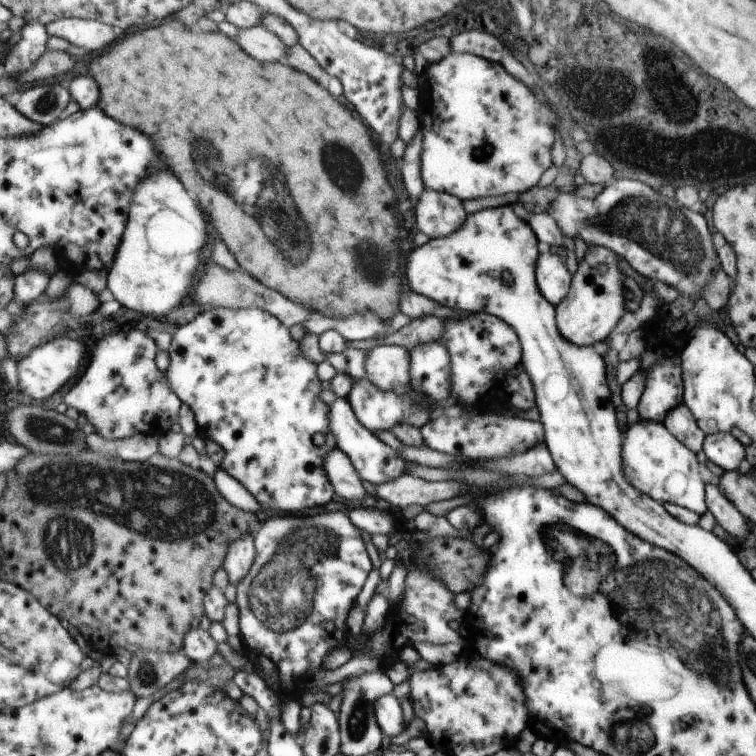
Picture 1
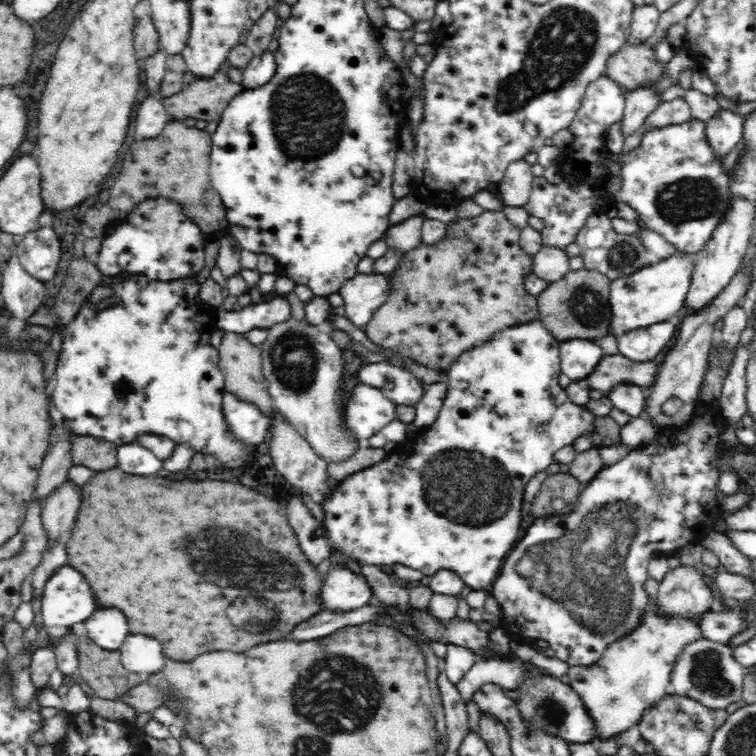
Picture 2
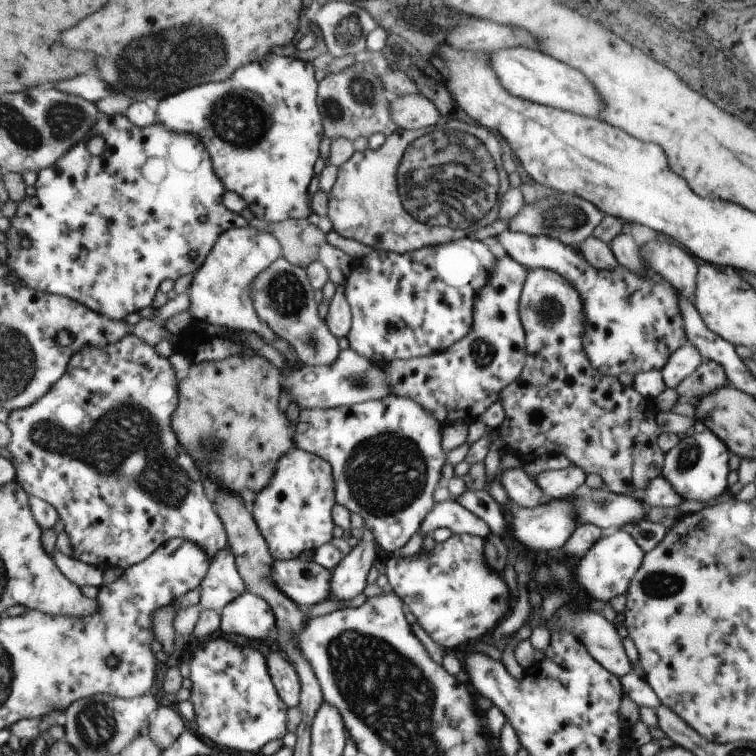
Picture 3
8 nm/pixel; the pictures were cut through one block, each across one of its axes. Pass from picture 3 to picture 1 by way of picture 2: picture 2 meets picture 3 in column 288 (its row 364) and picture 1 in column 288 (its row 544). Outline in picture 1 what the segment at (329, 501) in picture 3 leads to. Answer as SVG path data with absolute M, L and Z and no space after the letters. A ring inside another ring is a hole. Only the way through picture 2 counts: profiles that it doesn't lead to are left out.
M213 309L199 313L191 322L182 326L173 336L168 354L171 357L170 364L165 370L173 390L181 400L191 408L197 426L200 439L211 439L224 451L224 457L219 467L223 467L231 476L234 476L255 498L263 508L275 508L288 514L306 514L307 508L325 506L329 498L333 496L333 490L329 488L330 481L325 476L324 454L336 447L336 439L328 428L327 406L321 402L321 380L317 376L317 363L310 361L301 350L300 342L295 342L289 327L282 320L273 316L270 312L254 309Z

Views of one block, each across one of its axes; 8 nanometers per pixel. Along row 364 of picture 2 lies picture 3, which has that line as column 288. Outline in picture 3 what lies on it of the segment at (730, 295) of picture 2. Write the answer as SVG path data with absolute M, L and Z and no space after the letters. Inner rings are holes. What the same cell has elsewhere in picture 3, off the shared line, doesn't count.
M279 651L268 653L267 659L269 672L281 698L289 707L299 707L302 682L294 663Z

